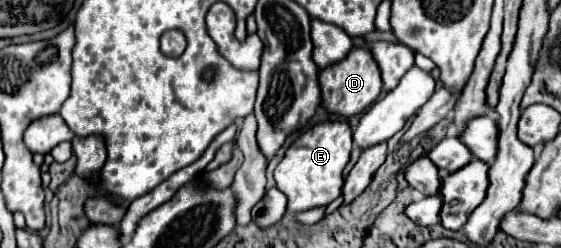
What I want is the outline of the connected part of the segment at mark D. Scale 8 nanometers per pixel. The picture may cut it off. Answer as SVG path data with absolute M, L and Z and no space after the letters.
M354 47L346 59L340 63L324 69L320 73L320 91L322 91L322 107L332 113L332 115L342 115L342 117L352 117L362 113L366 107L370 107L382 91L382 79L380 79L380 69L376 61L372 59L368 49Z

